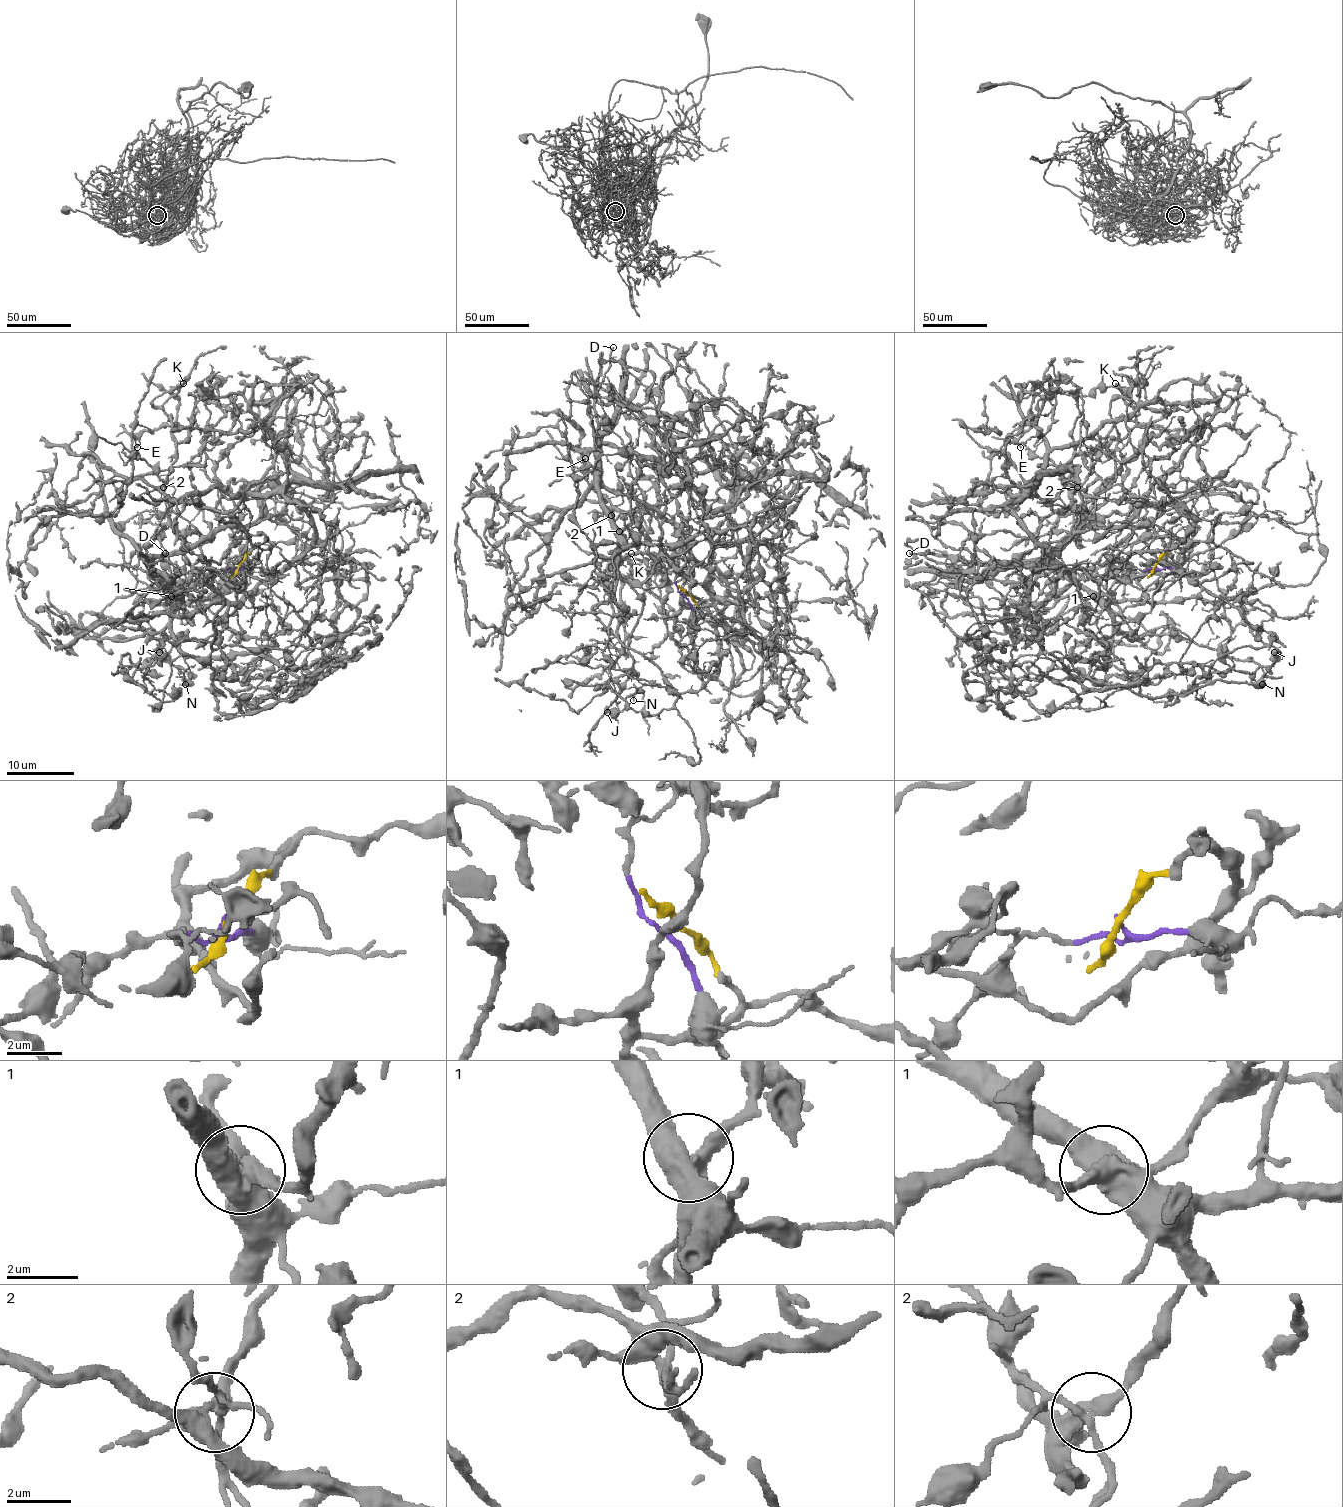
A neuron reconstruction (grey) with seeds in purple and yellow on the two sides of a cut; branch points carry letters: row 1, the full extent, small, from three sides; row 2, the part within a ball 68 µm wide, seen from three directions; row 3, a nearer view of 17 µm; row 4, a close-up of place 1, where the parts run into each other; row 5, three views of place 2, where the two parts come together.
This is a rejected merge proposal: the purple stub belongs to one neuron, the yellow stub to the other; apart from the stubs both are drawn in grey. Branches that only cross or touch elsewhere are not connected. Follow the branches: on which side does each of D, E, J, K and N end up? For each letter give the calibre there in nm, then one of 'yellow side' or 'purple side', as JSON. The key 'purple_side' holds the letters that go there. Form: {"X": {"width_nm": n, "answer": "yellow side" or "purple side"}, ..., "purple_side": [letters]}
{"D": {"width_nm": 200, "answer": "purple side"}, "E": {"width_nm": 130, "answer": "yellow side"}, "J": {"width_nm": 280, "answer": "purple side"}, "K": {"width_nm": 380, "answer": "yellow side"}, "N": {"width_nm": 100, "answer": "purple side"}, "purple_side": ["D", "J", "N"]}

